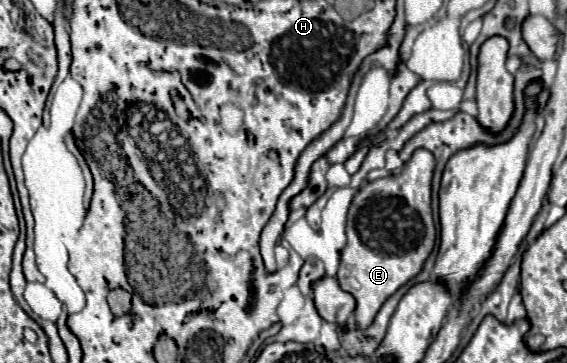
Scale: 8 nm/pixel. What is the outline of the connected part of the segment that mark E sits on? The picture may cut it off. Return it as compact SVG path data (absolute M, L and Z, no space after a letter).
M420 148L404 164L402 174L368 182L350 204L346 236L348 244L340 254L338 282L344 292L356 298L356 322L360 330L372 326L382 304L406 282L420 274L436 240L430 208L430 182L434 156Z

